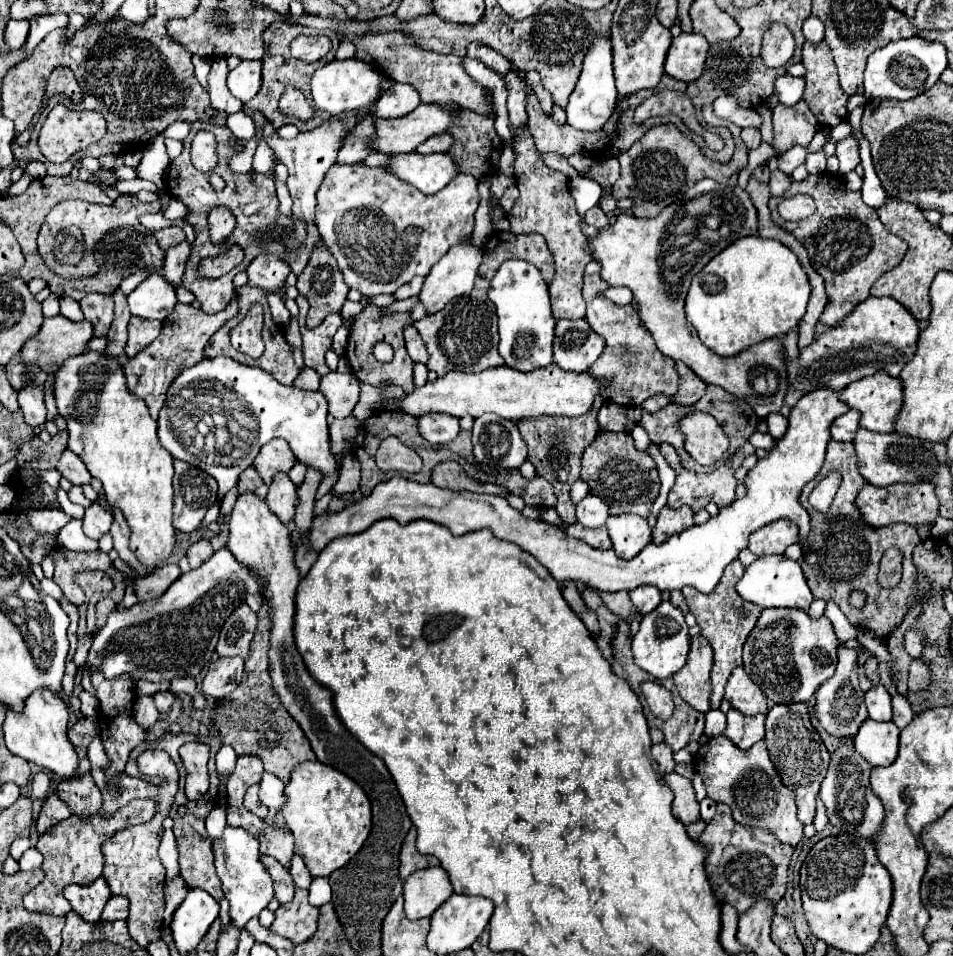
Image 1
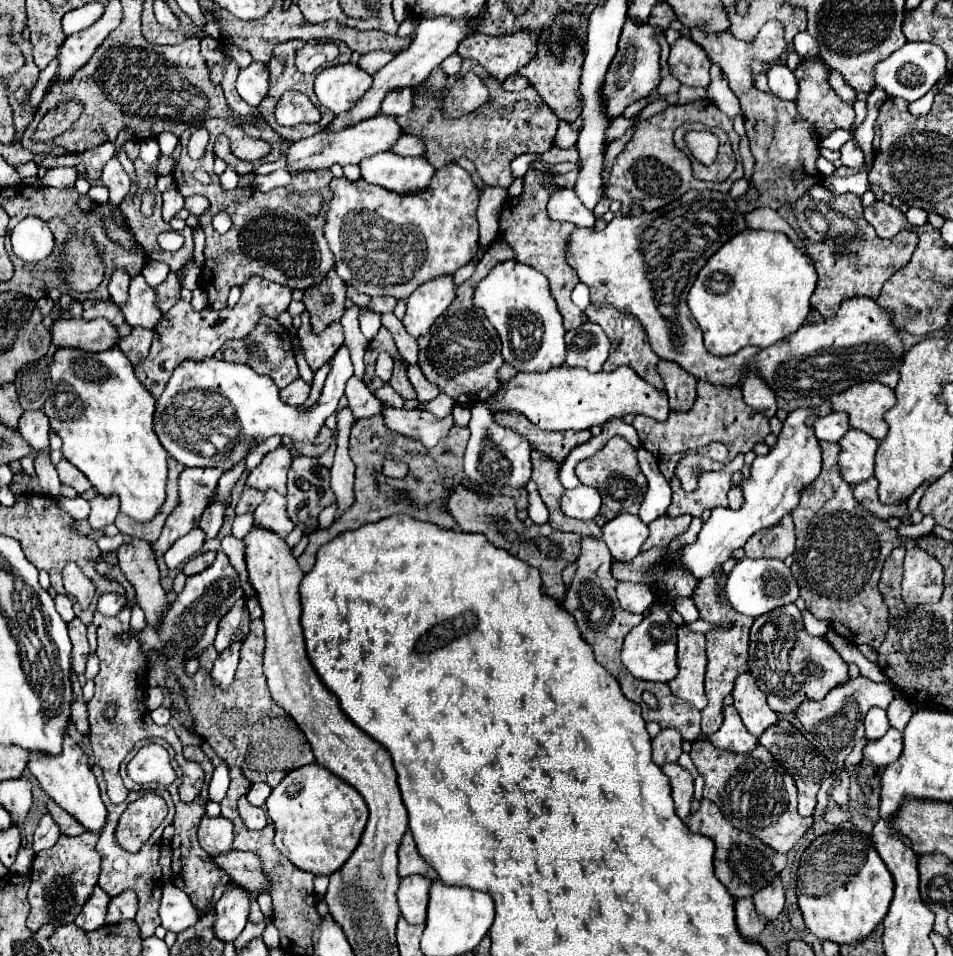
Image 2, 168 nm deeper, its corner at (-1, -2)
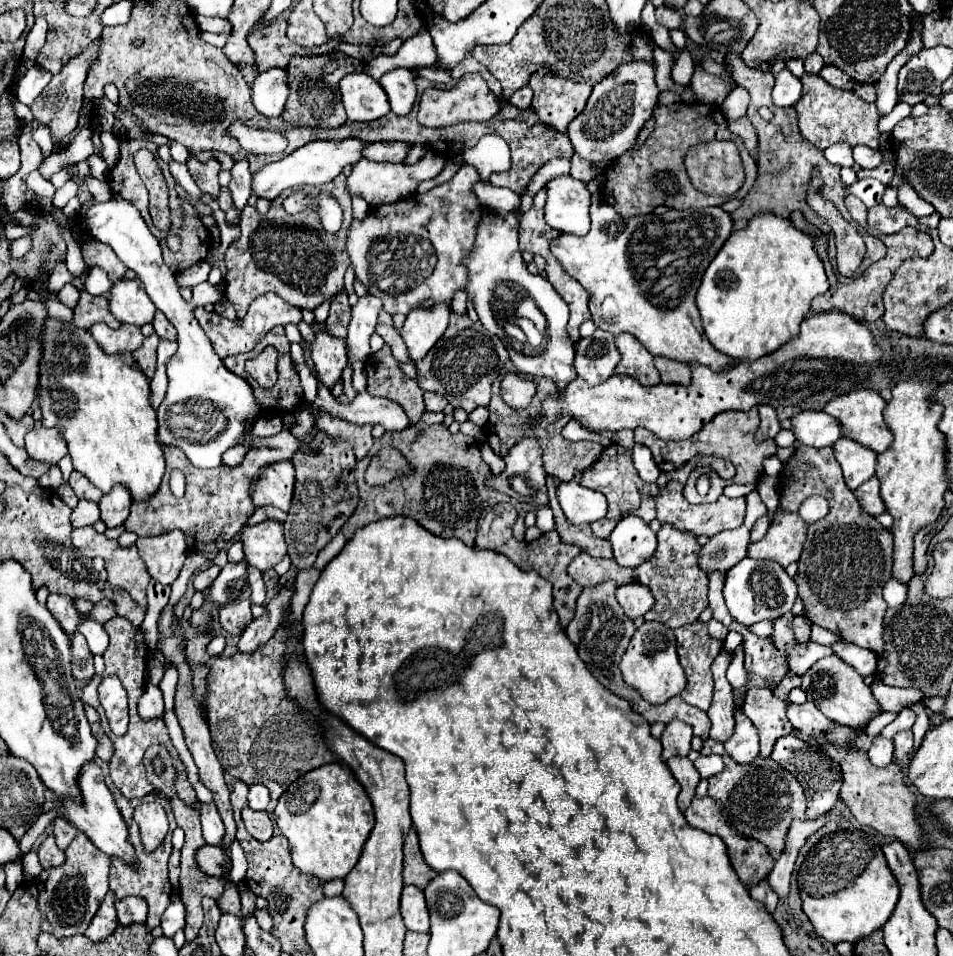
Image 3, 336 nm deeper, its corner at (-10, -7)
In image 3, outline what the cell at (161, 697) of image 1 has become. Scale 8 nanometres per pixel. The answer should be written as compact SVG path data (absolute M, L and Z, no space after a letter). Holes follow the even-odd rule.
M146 685L142 699L138 701L138 715L146 719L156 719L164 713L164 701L162 691L156 685Z

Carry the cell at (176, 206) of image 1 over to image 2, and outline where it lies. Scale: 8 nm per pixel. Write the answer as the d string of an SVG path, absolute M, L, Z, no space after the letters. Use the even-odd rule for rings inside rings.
M191 196L191 198L185 198L185 208L189 210L189 214L201 216L209 208L209 200L203 196Z

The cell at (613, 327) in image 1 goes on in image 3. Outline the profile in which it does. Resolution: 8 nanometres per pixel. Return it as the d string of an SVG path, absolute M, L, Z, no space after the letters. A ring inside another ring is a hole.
M630 333L616 335L616 347L622 355L622 361L616 365L616 375L636 377L642 385L658 385L660 375L652 363L652 355L644 349L644 345Z

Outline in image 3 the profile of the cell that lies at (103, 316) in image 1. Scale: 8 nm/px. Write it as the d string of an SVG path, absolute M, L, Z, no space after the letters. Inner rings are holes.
M82 291L80 301L74 307L74 325L90 329L96 323L106 323L112 329L118 329L122 325L108 311L108 299L106 297L94 297L94 295Z

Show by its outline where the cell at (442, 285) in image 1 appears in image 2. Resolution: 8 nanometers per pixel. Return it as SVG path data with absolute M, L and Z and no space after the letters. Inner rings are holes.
M441 276L421 284L407 300L407 314L403 318L407 332L415 338L427 334L437 316L449 308L455 292L457 286L453 284L453 276Z

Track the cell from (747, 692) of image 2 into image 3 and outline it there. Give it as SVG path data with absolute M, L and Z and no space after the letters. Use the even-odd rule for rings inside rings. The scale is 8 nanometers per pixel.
M750 689L742 711L758 729L760 757L770 757L776 739L792 733L792 723L786 715L786 703L768 689Z

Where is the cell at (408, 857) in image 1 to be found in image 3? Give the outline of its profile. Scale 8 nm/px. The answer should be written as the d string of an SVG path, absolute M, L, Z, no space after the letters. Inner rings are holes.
M410 829L406 841L404 841L404 885L416 885L424 887L430 879L434 879L438 873L430 869L430 865L424 861L420 847L418 847L418 835L414 829Z

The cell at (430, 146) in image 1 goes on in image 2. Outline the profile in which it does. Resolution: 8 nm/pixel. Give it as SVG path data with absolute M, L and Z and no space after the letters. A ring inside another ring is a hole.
M413 134L401 136L391 152L399 154L399 156L423 156L425 154L425 140L421 140L421 136L413 136Z

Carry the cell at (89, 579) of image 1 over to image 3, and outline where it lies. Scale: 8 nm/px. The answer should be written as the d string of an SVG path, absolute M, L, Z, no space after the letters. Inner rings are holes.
M74 633L72 637L72 673L74 673L74 679L84 679L84 681L90 681L94 675L92 653L82 633Z

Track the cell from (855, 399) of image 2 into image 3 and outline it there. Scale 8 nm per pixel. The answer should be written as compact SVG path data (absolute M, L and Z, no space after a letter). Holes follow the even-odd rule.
M854 389L846 395L840 395L840 397L834 397L832 401L826 403L826 407L822 409L824 413L836 417L842 425L842 433L852 439L852 441L858 441L860 445L872 449L874 453L884 453L890 443L892 443L892 433L890 429L886 427L884 419L882 419L882 411L886 407L886 401L876 393L876 391L870 391L870 389Z

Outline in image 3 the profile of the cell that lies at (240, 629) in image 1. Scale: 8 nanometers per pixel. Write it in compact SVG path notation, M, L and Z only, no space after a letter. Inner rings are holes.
M234 601L226 603L218 609L220 625L228 635L240 635L242 629L252 621L250 601Z

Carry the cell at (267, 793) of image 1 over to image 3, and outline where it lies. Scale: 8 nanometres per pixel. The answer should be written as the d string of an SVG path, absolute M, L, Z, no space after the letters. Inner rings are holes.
M258 783L248 785L248 789L250 789L250 791L248 791L248 807L256 809L256 811L266 809L266 807L268 807L268 801L270 801L268 789L266 789L264 785L258 785Z

